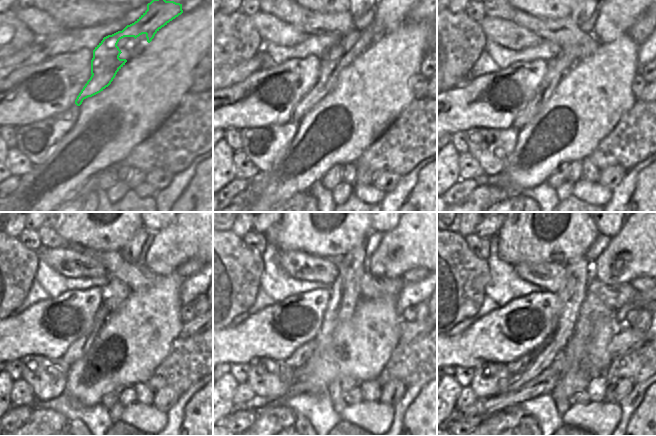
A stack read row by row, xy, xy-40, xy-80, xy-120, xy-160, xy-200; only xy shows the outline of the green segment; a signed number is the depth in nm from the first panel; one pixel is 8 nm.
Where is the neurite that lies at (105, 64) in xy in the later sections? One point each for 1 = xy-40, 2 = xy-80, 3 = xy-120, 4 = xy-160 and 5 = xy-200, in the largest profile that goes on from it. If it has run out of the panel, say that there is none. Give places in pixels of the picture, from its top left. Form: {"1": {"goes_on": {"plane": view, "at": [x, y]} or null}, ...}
{"1": {"goes_on": {"plane": "xy-40", "at": [333, 63]}}, "2": {"goes_on": {"plane": "xy-80", "at": [557, 67]}}, "3": {"goes_on": {"plane": "xy-120", "at": [78, 348]}}, "4": {"goes_on": {"plane": "xy-160", "at": [301, 355]}}, "5": {"goes_on": {"plane": "xy-200", "at": [517, 368]}}}

